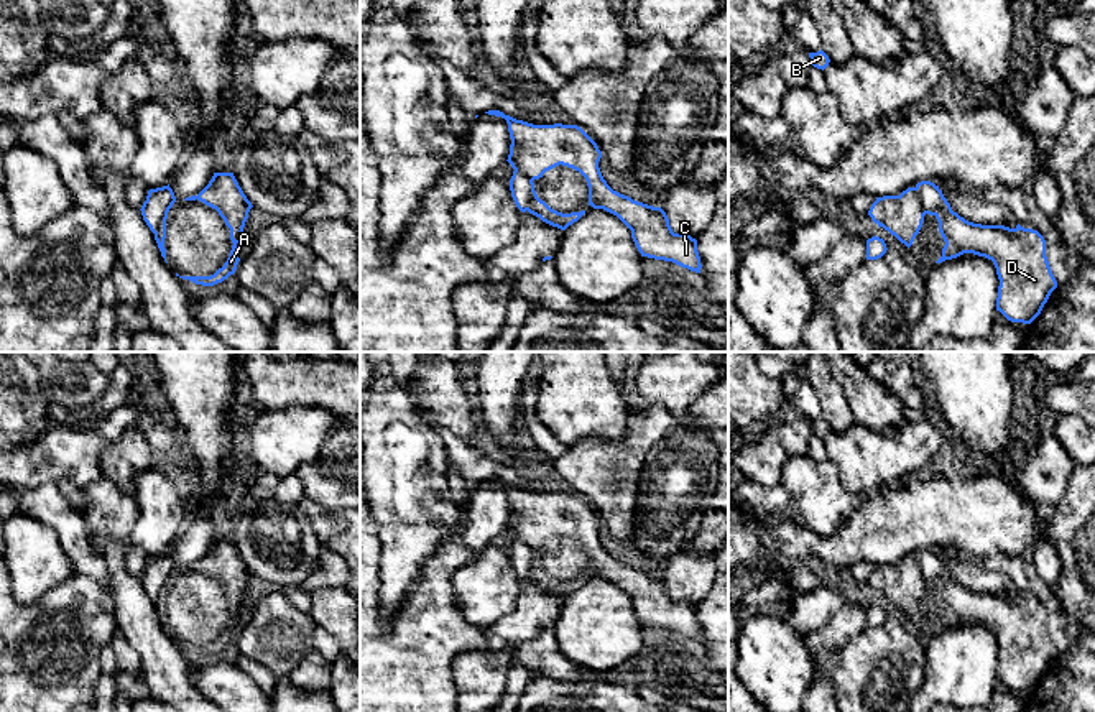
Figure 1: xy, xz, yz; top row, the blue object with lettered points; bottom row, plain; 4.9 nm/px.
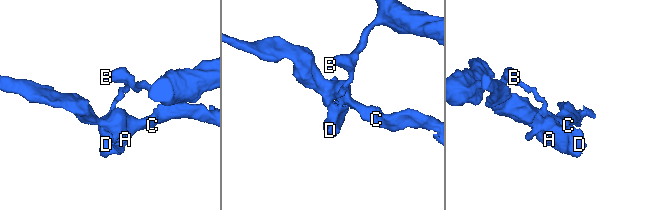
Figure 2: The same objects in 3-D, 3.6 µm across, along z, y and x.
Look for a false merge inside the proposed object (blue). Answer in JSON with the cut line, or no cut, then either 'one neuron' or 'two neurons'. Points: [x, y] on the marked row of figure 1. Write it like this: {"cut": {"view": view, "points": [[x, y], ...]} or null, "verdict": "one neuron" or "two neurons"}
{"cut": {"view": "yz", "points": [[914, 188], [926, 212]]}, "verdict": "two neurons"}

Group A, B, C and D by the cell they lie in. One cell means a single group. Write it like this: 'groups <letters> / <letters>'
groups A C D / B

